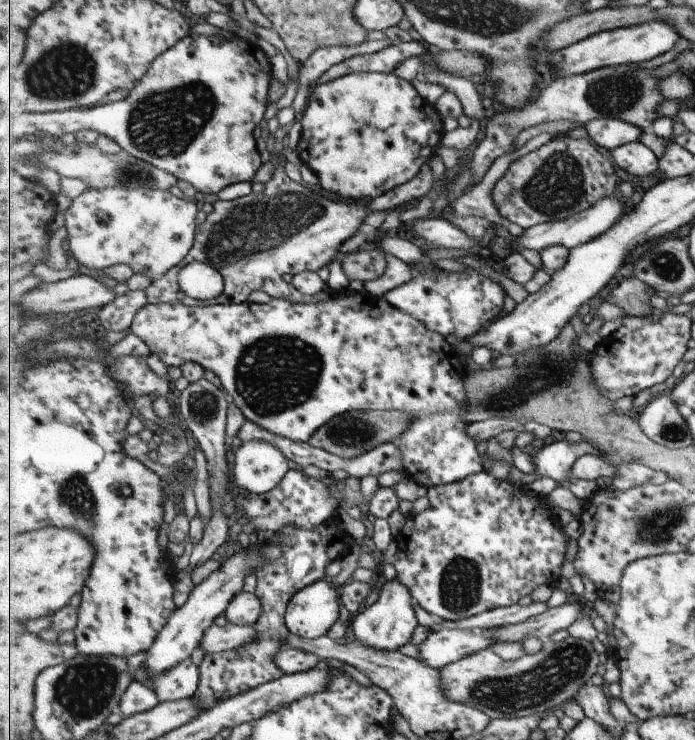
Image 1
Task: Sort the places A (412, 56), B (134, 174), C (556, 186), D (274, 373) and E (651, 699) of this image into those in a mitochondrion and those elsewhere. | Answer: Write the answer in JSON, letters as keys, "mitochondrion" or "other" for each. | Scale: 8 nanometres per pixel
{"A":"other","B":"mitochondrion","C":"mitochondrion","D":"mitochondrion","E":"other"}

